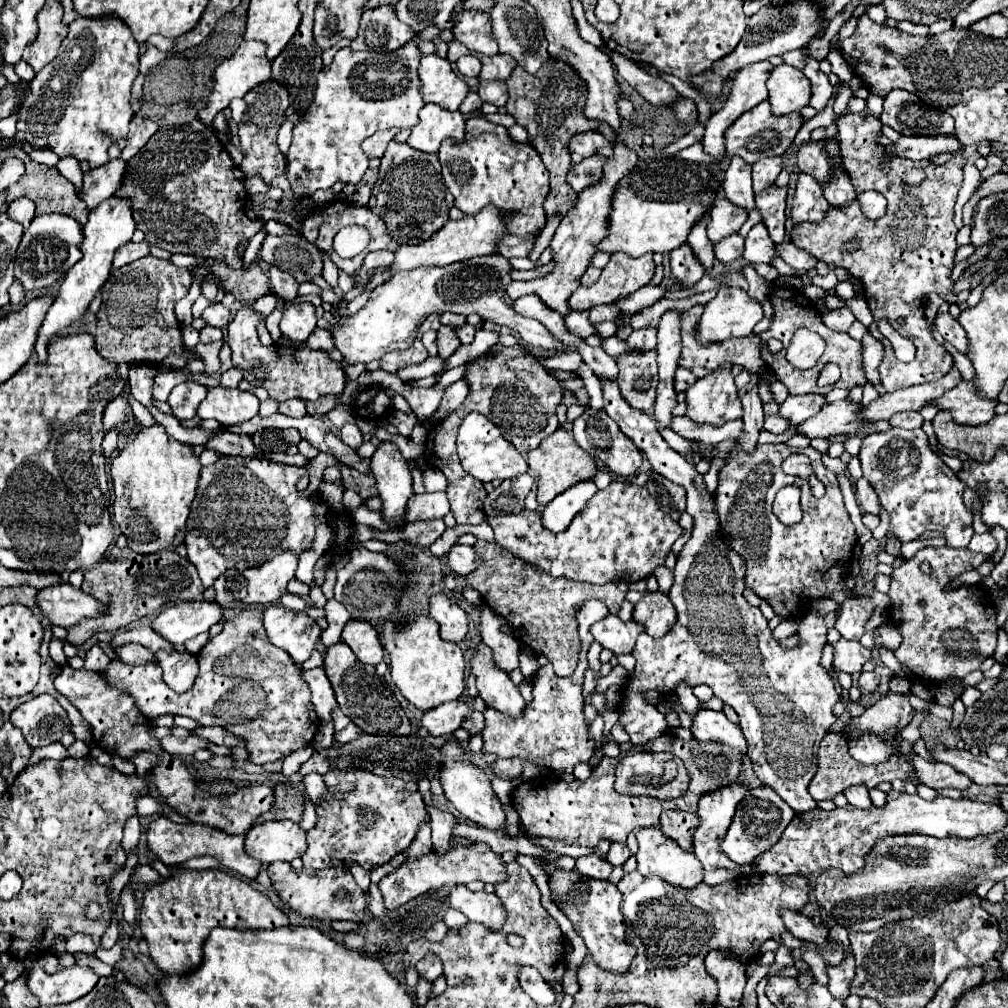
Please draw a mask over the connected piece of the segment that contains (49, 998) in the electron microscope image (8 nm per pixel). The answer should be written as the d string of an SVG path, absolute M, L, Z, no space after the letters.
M35 964L33 970L27 972L27 988L39 998L43 1006L69 1004L91 992L97 980L99 976L91 968L83 968L77 964L55 974L47 974L41 966Z

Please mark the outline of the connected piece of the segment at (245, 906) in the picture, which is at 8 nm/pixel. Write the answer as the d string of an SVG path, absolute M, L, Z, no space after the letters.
M173 868L171 876L159 884L153 884L143 898L141 906L141 932L149 944L149 956L165 974L185 974L201 962L201 944L209 936L209 930L215 926L227 928L279 928L287 926L289 918L273 906L273 902L255 890L249 882L231 876L223 870L189 870L189 868Z

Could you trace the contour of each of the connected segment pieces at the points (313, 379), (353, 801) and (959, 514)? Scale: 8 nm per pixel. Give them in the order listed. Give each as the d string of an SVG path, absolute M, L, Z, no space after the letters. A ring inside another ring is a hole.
M253 304L241 306L233 320L229 322L229 338L227 344L233 350L233 364L241 366L247 374L245 380L249 380L255 386L263 386L271 398L275 400L289 400L289 398L305 398L305 400L317 400L327 394L341 394L347 382L345 370L341 364L329 358L329 354L319 350L296 349L293 347L271 346L265 348L259 342L255 324L259 324L259 314L253 308Z
M331 768L325 774L325 782L329 794L317 808L315 828L307 832L307 850L301 856L305 868L347 868L351 862L359 862L365 870L371 870L403 852L411 844L419 824L429 818L413 780L385 778L363 768ZM331 792L341 792L345 798L337 800Z
M891 428L887 432L875 432L867 434L861 444L859 452L863 476L869 480L869 484L877 490L881 506L891 516L891 526L887 534L895 534L901 542L917 540L925 532L943 532L947 546L951 548L967 548L971 536L973 536L973 514L963 504L963 482L959 480L957 472L953 472L929 446L929 436L921 430L901 430Z

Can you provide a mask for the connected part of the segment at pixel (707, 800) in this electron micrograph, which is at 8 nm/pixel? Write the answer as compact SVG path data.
M733 782L729 786L723 786L719 790L713 790L713 792L707 792L699 798L699 818L701 818L701 824L693 836L693 852L695 856L699 858L699 862L703 864L705 870L715 870L715 868L727 868L727 870L735 870L735 872L741 872L743 866L737 866L733 860L729 860L729 856L725 856L719 848L719 838L725 836L729 824L731 824L731 818L735 814L735 808L737 804L741 802L741 798L747 794L747 786L743 782Z

